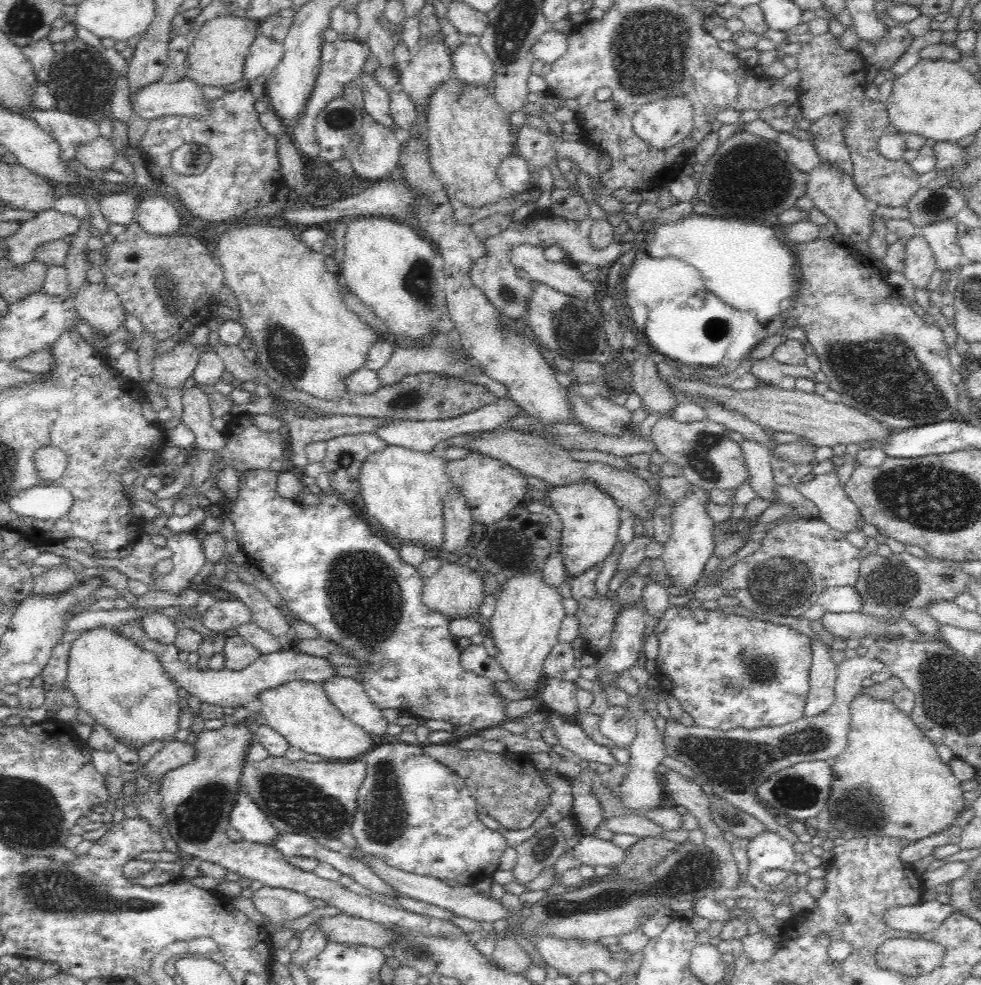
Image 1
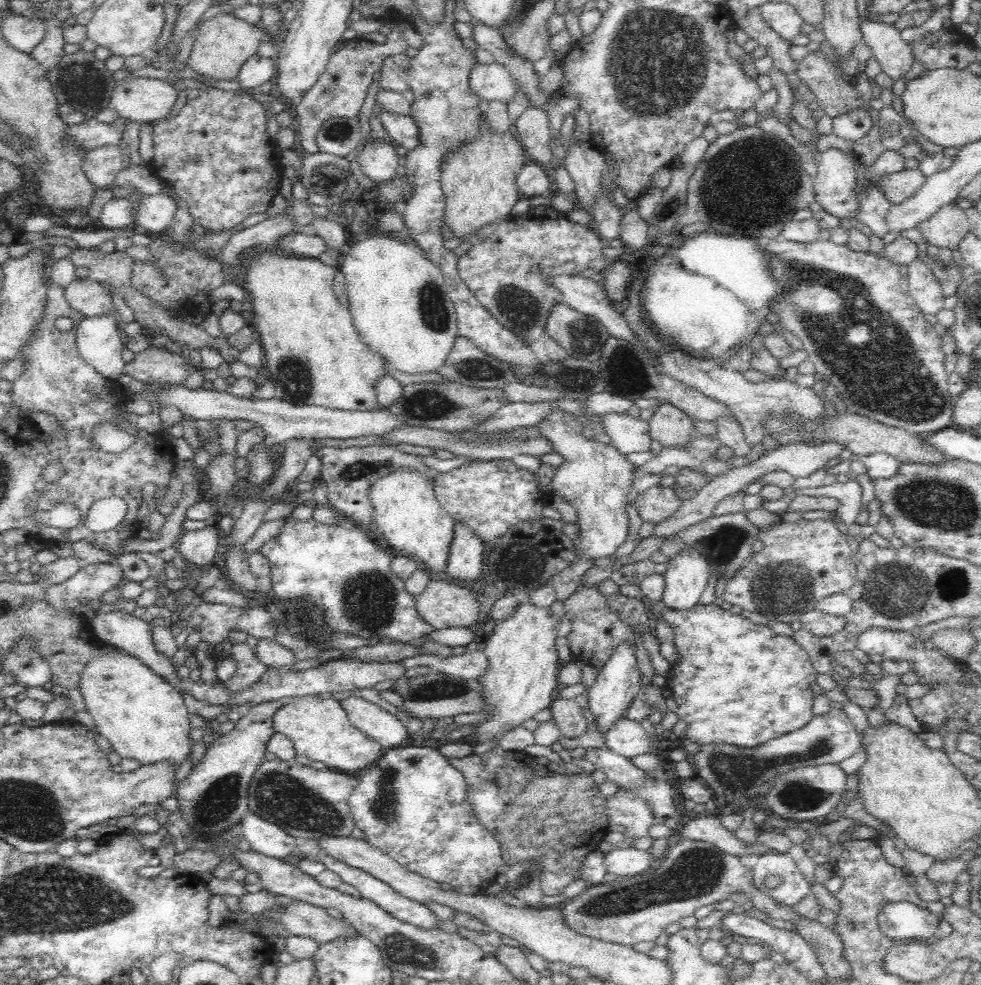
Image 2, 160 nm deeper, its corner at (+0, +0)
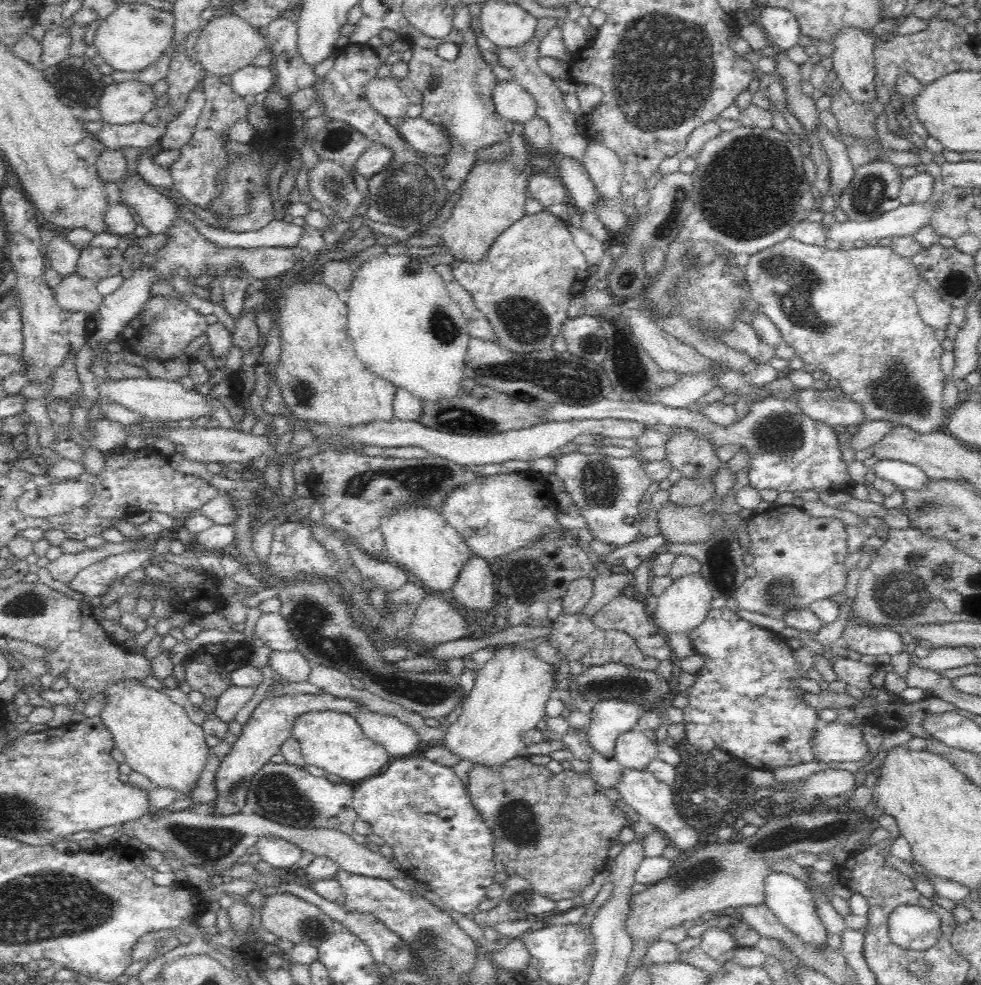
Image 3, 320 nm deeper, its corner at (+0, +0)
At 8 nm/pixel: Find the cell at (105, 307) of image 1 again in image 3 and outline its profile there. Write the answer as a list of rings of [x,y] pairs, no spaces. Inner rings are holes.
[[[74,272],[62,278],[55,289],[57,304],[67,312],[82,312],[90,316],[100,309],[103,297],[98,294],[97,282]]]

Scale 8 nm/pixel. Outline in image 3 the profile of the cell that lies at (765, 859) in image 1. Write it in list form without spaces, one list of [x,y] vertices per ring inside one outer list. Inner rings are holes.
[[[771,870],[768,871],[764,881],[765,888],[765,910],[772,910],[772,913],[782,922],[793,934],[798,934],[806,943],[812,941],[814,945],[826,943],[828,933],[818,917],[816,907],[809,893],[804,880],[790,873]]]

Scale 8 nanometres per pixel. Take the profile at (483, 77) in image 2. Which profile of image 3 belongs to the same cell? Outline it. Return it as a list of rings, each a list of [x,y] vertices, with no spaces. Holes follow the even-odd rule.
[[[498,80],[492,87],[492,103],[502,118],[524,124],[536,114],[536,101],[516,81]]]

